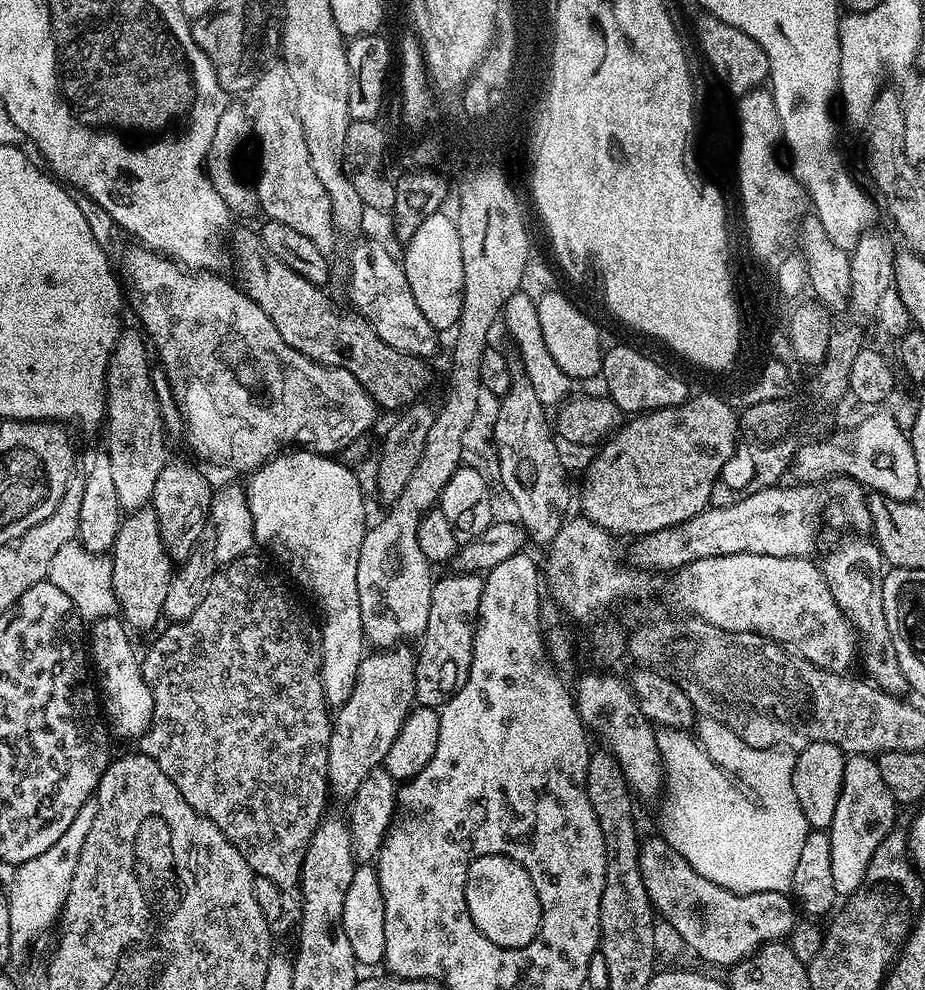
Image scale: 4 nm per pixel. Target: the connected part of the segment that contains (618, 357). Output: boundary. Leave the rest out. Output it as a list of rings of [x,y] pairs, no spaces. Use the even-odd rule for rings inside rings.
[[[616,344],[602,356],[602,381],[608,387],[607,399],[611,400],[621,413],[643,414],[656,412],[659,408],[673,408],[689,399],[688,384],[680,376],[675,376],[668,368],[663,368],[656,360],[651,360],[636,348]]]

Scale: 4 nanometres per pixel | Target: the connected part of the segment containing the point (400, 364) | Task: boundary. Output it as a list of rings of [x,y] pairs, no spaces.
[[[255,227],[253,229],[240,228],[235,232],[236,229],[230,236],[230,248],[235,253],[234,268],[236,264],[237,278],[235,279],[238,281],[238,287],[264,311],[266,318],[270,318],[270,322],[274,322],[274,330],[282,334],[282,342],[286,342],[294,350],[298,350],[314,362],[331,368],[350,370],[350,374],[358,378],[358,382],[372,395],[373,400],[381,409],[400,407],[403,409],[420,396],[419,392],[432,380],[432,372],[424,365],[427,363],[421,357],[394,350],[394,346],[386,346],[386,342],[382,342],[382,338],[378,338],[376,331],[359,315],[347,316],[346,313],[332,308],[327,294],[324,293],[325,289],[314,282],[306,282],[306,278],[290,270],[286,262],[282,262],[276,255],[269,252],[267,246],[260,240],[259,231]]]

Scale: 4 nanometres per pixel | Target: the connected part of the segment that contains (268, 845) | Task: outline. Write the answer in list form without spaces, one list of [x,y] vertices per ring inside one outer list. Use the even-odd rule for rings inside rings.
[[[249,554],[247,556],[240,556],[236,560],[231,560],[228,565],[221,567],[216,575],[212,577],[210,586],[206,590],[206,598],[202,598],[202,603],[198,605],[198,610],[194,610],[194,614],[190,614],[190,618],[169,623],[167,627],[168,629],[149,646],[148,653],[143,653],[142,656],[144,680],[152,687],[154,710],[152,711],[152,724],[144,731],[144,735],[139,737],[139,751],[143,755],[150,757],[162,770],[162,774],[166,774],[166,778],[170,778],[170,782],[174,782],[178,786],[182,798],[186,798],[186,802],[190,802],[190,806],[199,816],[205,816],[210,822],[214,822],[214,826],[218,826],[218,830],[222,830],[225,838],[240,851],[242,858],[246,858],[246,862],[252,867],[252,871],[256,876],[270,878],[270,882],[277,884],[281,890],[289,890],[288,888],[295,889],[300,882],[300,871],[302,870],[302,862],[308,849],[308,843],[312,841],[312,835],[316,833],[316,827],[324,819],[326,815],[326,809],[324,807],[327,806],[328,800],[330,801],[330,789],[328,786],[328,743],[330,742],[330,734],[332,733],[332,721],[330,719],[330,706],[324,701],[324,691],[322,690],[322,678],[320,677],[320,637],[318,635],[317,625],[315,623],[312,625],[311,618],[300,609],[299,602],[288,593],[287,586],[256,557],[256,554]]]

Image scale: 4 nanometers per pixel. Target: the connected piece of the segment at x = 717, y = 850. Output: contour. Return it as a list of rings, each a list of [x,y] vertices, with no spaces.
[[[704,718],[699,724],[695,729],[696,737],[675,728],[656,733],[660,760],[666,769],[666,796],[668,792],[662,839],[678,850],[702,878],[710,878],[710,882],[726,890],[787,893],[810,831],[791,785],[793,757],[784,750],[750,746],[716,720]]]

